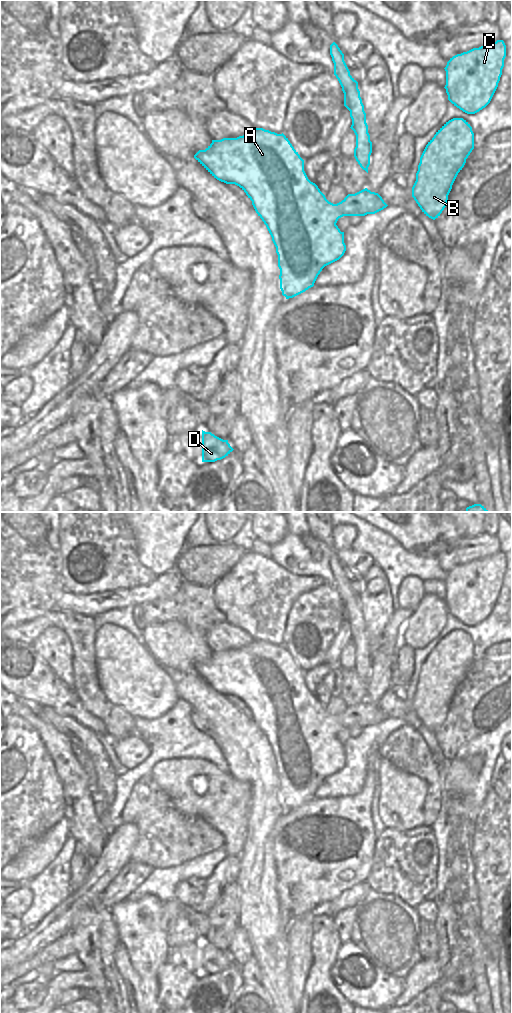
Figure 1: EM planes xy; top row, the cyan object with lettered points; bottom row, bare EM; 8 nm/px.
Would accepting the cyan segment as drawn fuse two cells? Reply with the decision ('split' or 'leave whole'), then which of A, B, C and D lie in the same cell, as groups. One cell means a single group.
leave whole | A B C D

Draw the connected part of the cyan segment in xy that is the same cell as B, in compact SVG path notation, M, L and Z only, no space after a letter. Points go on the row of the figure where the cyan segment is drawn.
M453 118L446 122L426 145L418 165L416 181L412 187L412 197L429 218L440 216L452 185L474 149L474 133L470 124L463 118Z

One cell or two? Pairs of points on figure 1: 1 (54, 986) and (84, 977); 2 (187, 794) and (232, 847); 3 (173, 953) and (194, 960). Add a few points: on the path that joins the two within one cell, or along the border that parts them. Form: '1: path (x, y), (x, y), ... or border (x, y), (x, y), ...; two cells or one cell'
1: path (61, 981), (77, 980); one cell
2: path (202, 802), (232, 832); one cell
3: path (178, 956), (189, 957); one cell

